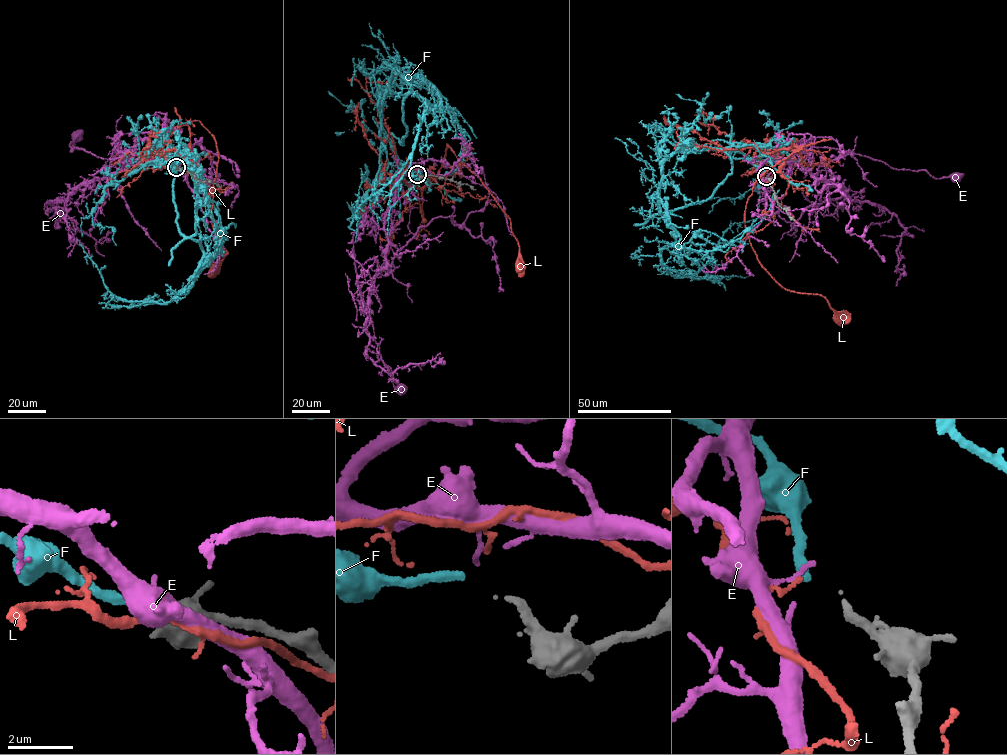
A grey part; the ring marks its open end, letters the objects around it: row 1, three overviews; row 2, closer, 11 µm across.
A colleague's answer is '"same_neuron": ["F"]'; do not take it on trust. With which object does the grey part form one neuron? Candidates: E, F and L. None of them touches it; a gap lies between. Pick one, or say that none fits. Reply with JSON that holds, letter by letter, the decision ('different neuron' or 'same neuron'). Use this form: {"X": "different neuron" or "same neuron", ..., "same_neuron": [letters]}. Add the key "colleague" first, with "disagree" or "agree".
{"colleague": "agree", "E": "different neuron", "F": "same neuron", "L": "different neuron", "same_neuron": ["F"]}

